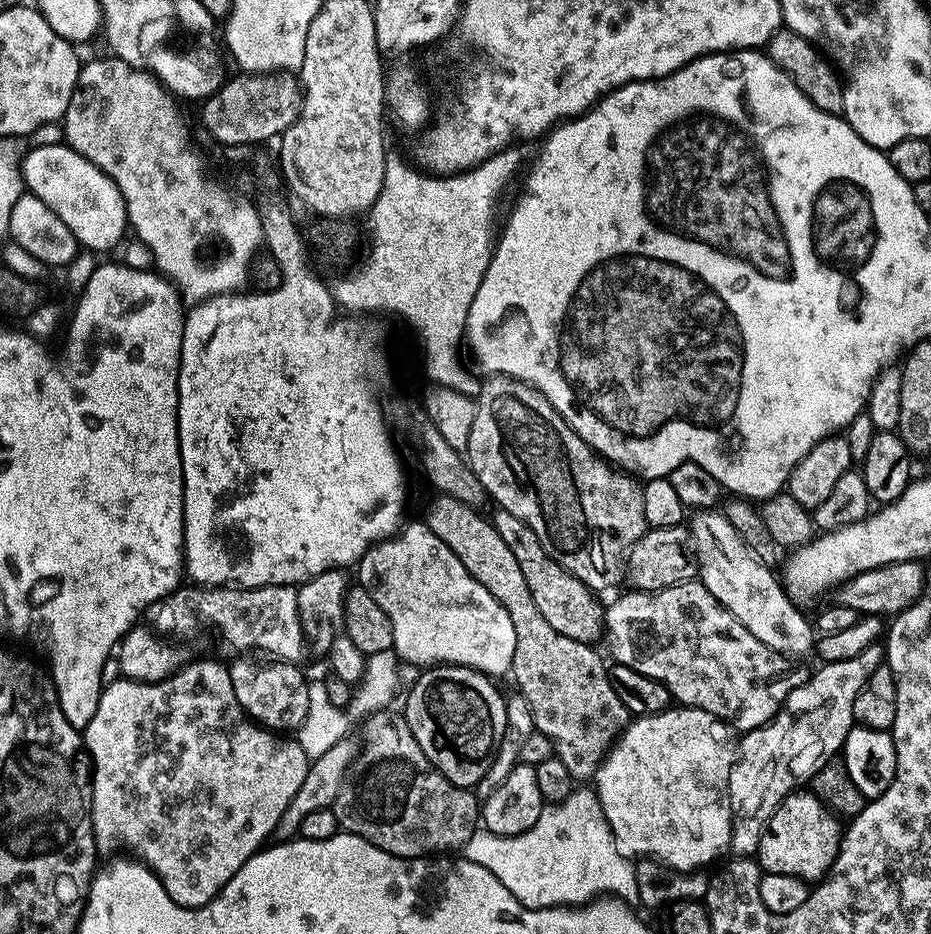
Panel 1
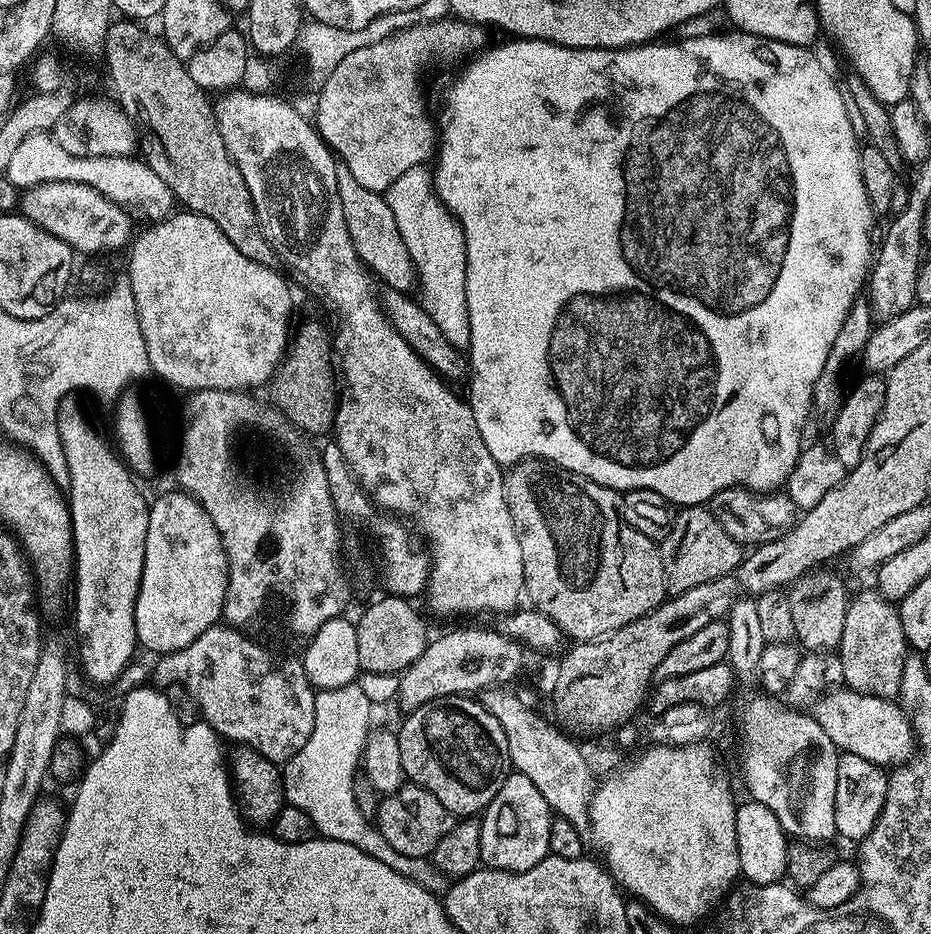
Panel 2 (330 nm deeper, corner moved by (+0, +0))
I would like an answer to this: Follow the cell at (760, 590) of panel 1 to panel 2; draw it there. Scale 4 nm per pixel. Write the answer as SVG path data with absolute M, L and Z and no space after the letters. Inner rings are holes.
M847 686L833 687L819 697L810 714L826 730L830 742L841 753L849 752L881 766L895 766L906 760L914 748L912 729L899 703L870 694L855 692Z

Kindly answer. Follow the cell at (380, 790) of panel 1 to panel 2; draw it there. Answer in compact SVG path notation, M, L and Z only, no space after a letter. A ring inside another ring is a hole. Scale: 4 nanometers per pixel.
M404 782L396 792L387 793L379 801L374 823L380 829L382 838L386 838L386 842L390 842L390 846L394 846L394 850L411 856L431 857L432 851L442 838L442 834L450 834L454 817L451 812L446 810L446 806L442 806L442 802L438 802L438 798L434 798L434 794L430 794L424 788L419 788L417 784Z

